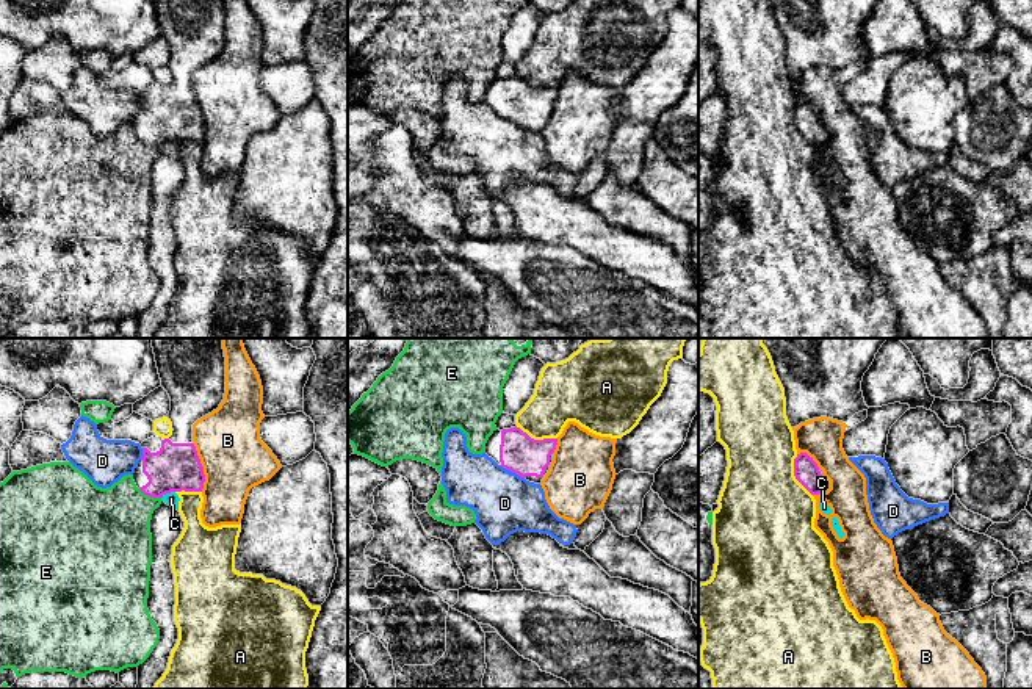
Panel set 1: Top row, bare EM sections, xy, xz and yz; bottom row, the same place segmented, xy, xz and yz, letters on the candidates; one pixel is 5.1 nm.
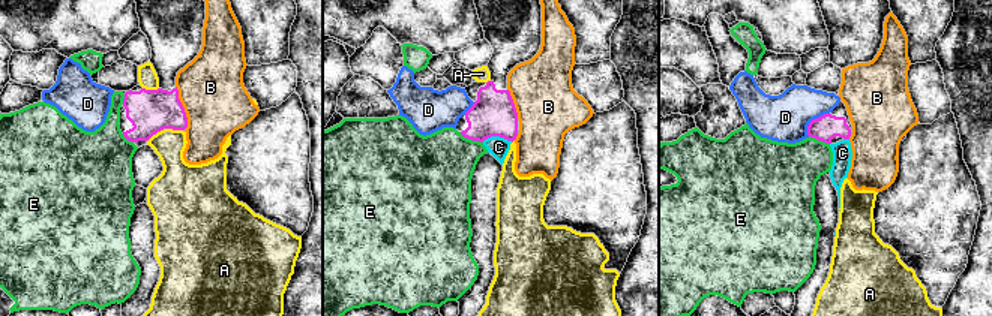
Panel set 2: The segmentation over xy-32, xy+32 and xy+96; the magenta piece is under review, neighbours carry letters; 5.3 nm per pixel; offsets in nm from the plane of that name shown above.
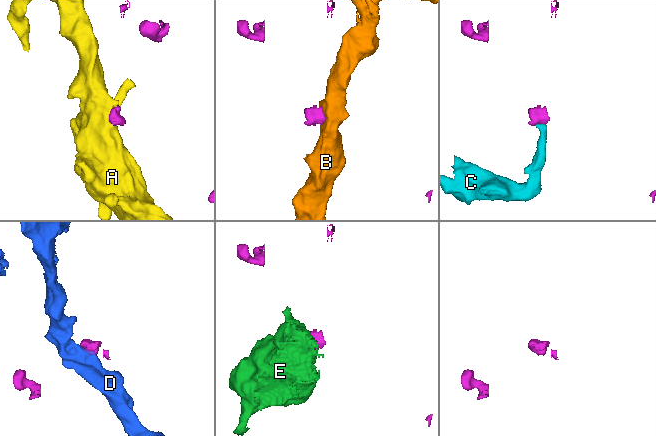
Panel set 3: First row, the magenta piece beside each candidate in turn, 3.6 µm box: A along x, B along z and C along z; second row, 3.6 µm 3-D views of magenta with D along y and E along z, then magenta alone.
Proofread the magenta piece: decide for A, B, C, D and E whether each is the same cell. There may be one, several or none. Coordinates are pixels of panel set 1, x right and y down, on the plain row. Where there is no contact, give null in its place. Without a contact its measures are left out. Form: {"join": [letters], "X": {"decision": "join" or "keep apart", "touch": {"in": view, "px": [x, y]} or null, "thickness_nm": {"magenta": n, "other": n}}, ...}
{"join": [], "A": {"decision": "keep apart", "touch": {"in": "xz", "px": [536, 90]}, "thickness_nm": {"magenta": 200, "other": 260}}, "B": {"decision": "keep apart", "touch": {"in": "xy", "px": [202, 116]}, "thickness_nm": {"magenta": 240, "other": 340}}, "C": {"decision": "keep apart", "touch": {"in": "xy", "px": [168, 141]}, "thickness_nm": {"magenta": 240, "other": 70}}, "D": {"decision": "keep apart", "touch": {"in": "xz", "px": [512, 121]}, "thickness_nm": {"magenta": 200, "other": 320}}, "E": {"decision": "keep apart", "touch": {"in": "xy", "px": [149, 144]}, "thickness_nm": {"magenta": 240, "other": 400}}}

